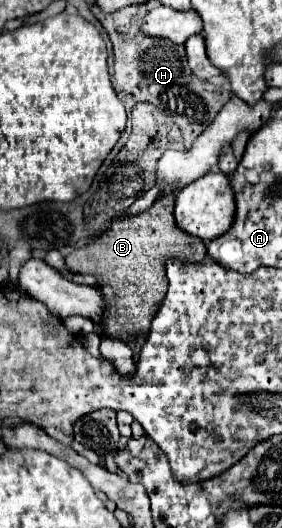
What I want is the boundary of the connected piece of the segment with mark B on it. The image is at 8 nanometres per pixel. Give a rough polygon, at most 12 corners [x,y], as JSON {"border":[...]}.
{"border":[[175,192],[115,218],[67,256],[107,302],[103,336],[147,334],[169,258],[205,242],[175,224]]}

